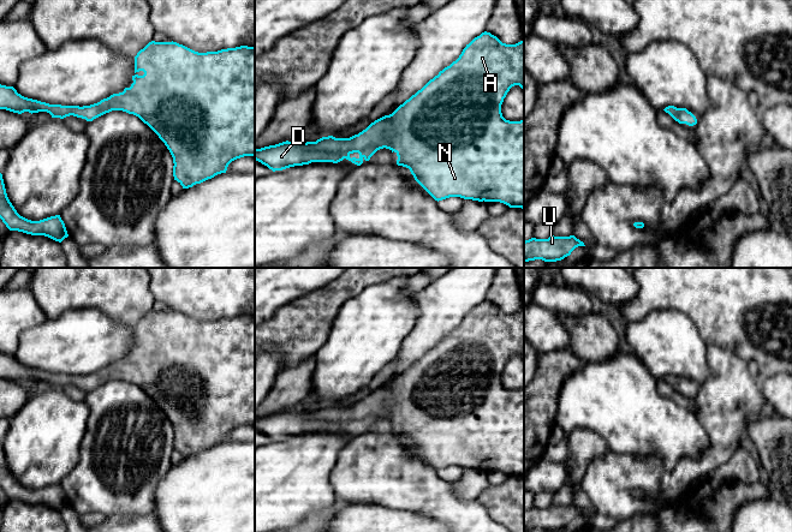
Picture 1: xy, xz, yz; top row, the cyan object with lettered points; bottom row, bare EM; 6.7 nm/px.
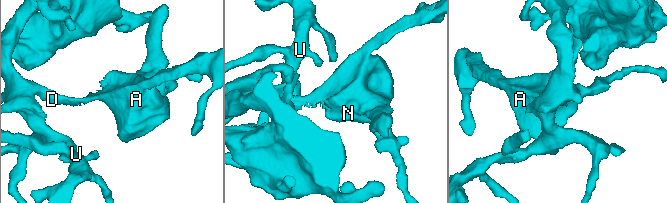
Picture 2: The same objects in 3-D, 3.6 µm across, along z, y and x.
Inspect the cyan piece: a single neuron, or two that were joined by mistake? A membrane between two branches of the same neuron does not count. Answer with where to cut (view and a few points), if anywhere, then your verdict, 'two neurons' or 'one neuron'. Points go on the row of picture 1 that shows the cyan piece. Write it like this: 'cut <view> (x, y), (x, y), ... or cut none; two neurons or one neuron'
cut none; one neuron

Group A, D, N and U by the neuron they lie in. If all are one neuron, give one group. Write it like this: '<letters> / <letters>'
A D N U

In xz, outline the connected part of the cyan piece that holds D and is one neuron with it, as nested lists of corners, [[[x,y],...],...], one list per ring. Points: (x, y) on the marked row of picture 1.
[[[484,31],[466,44],[455,61],[440,71],[392,114],[375,120],[358,135],[350,138],[328,136],[306,143],[286,141],[255,149],[255,160],[273,172],[311,162],[338,163],[344,159],[361,166],[377,150],[386,148],[397,154],[397,165],[409,168],[415,180],[437,202],[460,197],[478,202],[500,202],[510,208],[524,209],[524,120],[510,121],[501,113],[504,98],[514,85],[524,90],[524,40],[506,44]]]

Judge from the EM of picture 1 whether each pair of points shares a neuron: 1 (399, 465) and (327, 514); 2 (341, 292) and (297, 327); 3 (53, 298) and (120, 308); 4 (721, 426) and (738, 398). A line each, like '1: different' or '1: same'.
1: different
2: same
3: same
4: same

